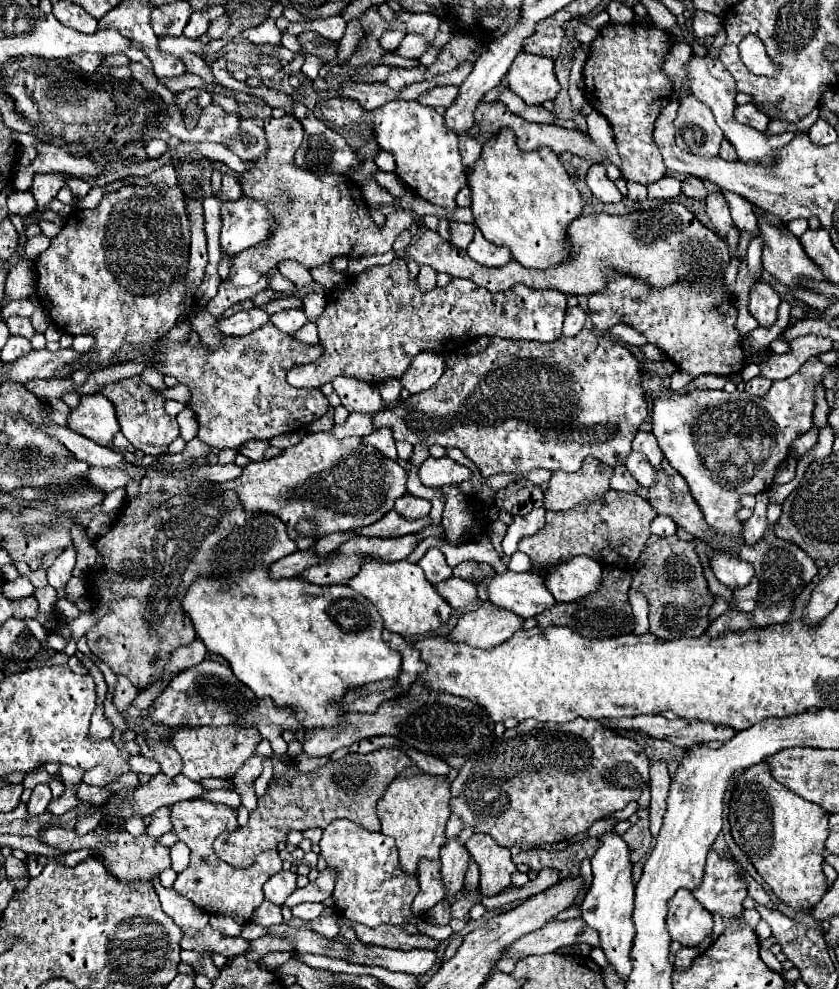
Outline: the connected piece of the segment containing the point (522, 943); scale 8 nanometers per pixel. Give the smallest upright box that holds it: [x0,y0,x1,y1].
[506,919,600,957]

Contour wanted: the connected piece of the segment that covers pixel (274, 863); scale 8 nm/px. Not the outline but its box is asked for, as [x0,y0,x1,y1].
[172,799,282,925]

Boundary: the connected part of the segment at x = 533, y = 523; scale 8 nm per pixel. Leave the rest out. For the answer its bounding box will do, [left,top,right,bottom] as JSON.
[502,507,546,557]

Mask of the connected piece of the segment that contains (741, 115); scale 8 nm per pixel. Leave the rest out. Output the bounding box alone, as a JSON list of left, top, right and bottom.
[736,103,768,131]

